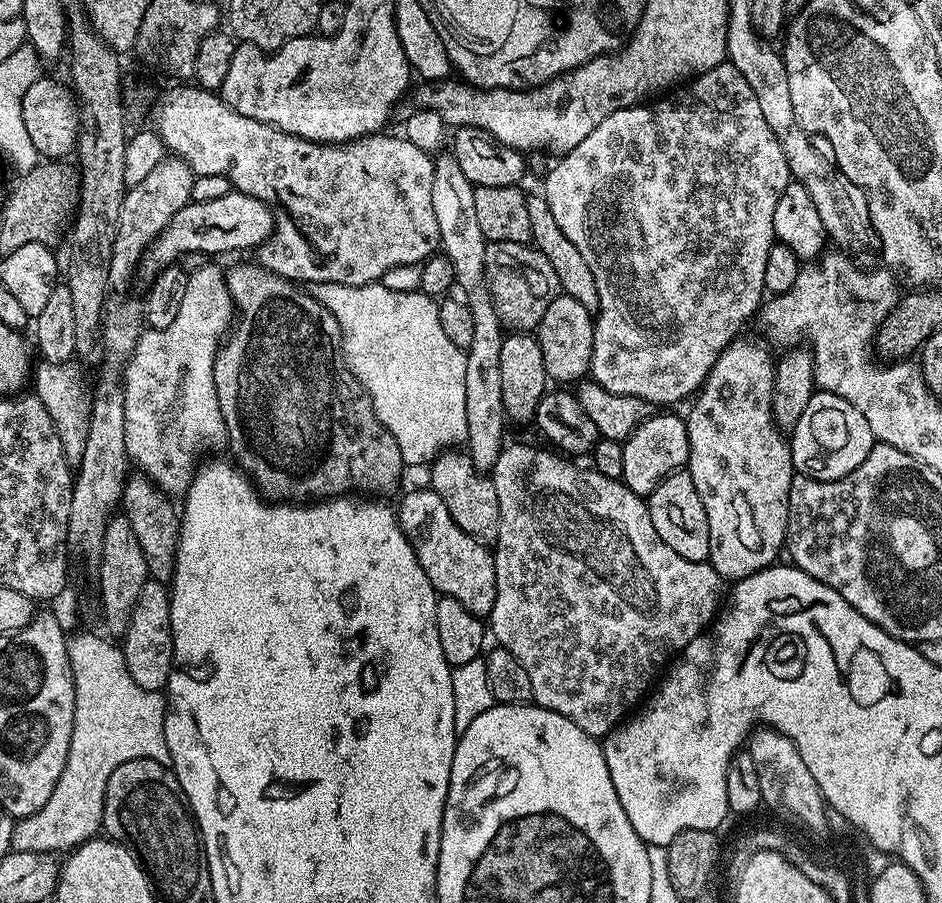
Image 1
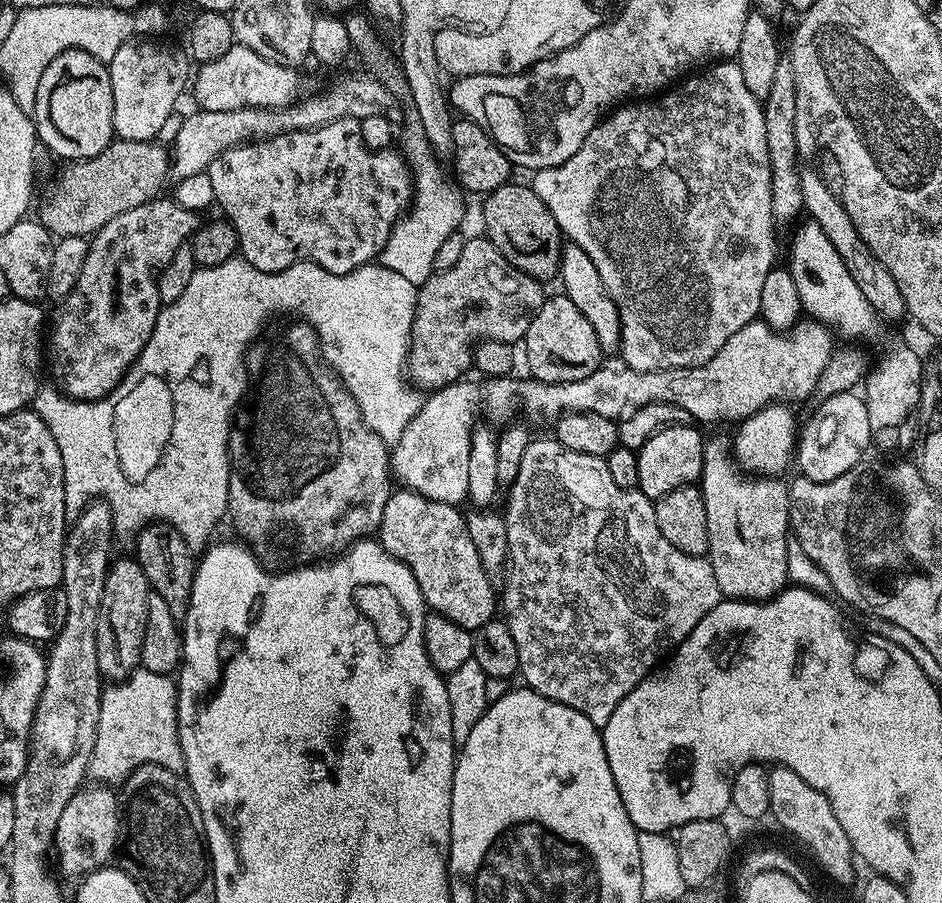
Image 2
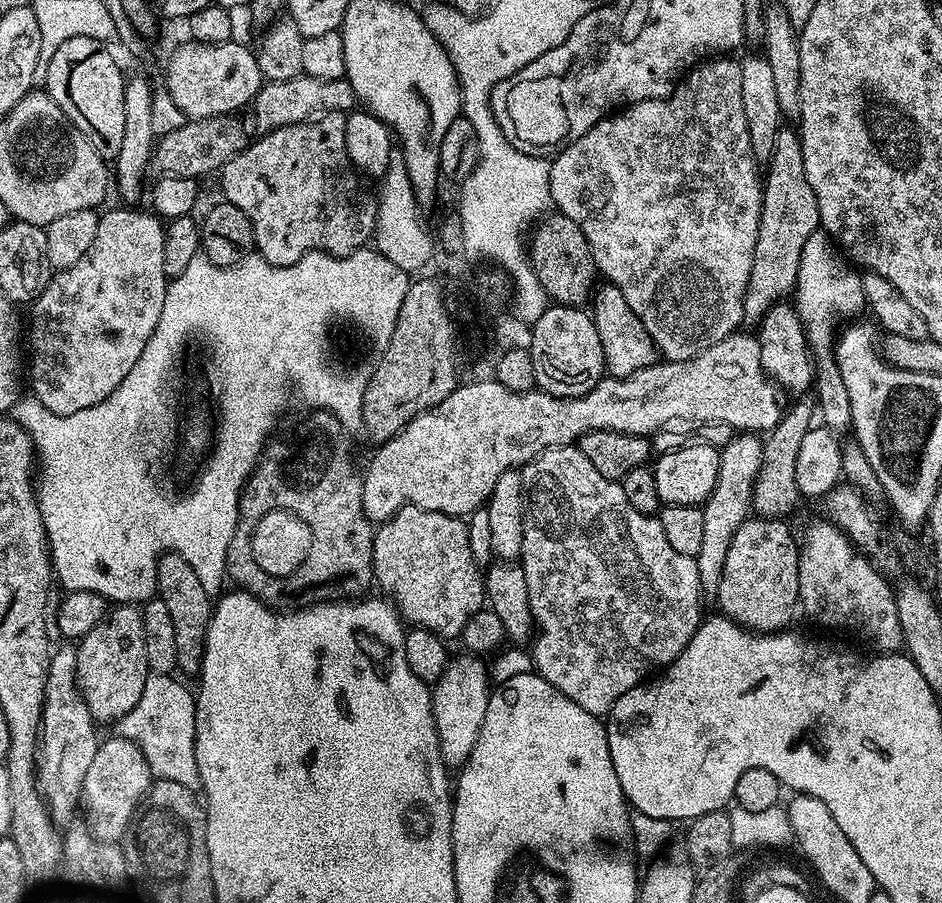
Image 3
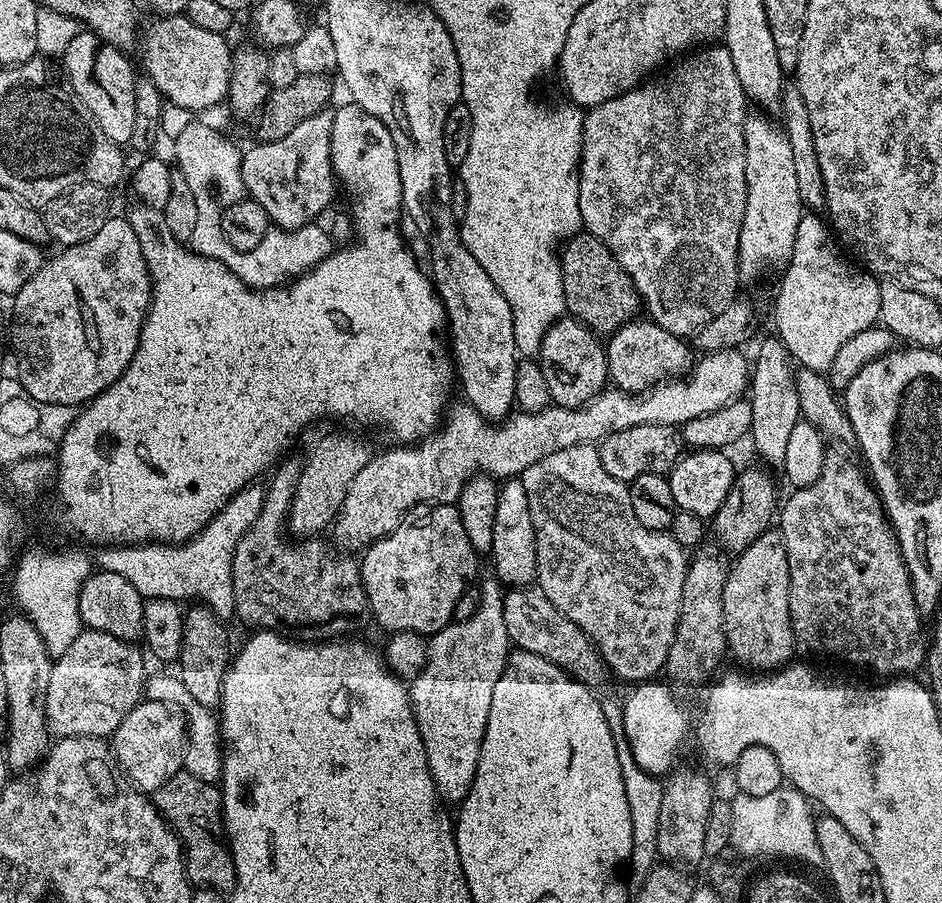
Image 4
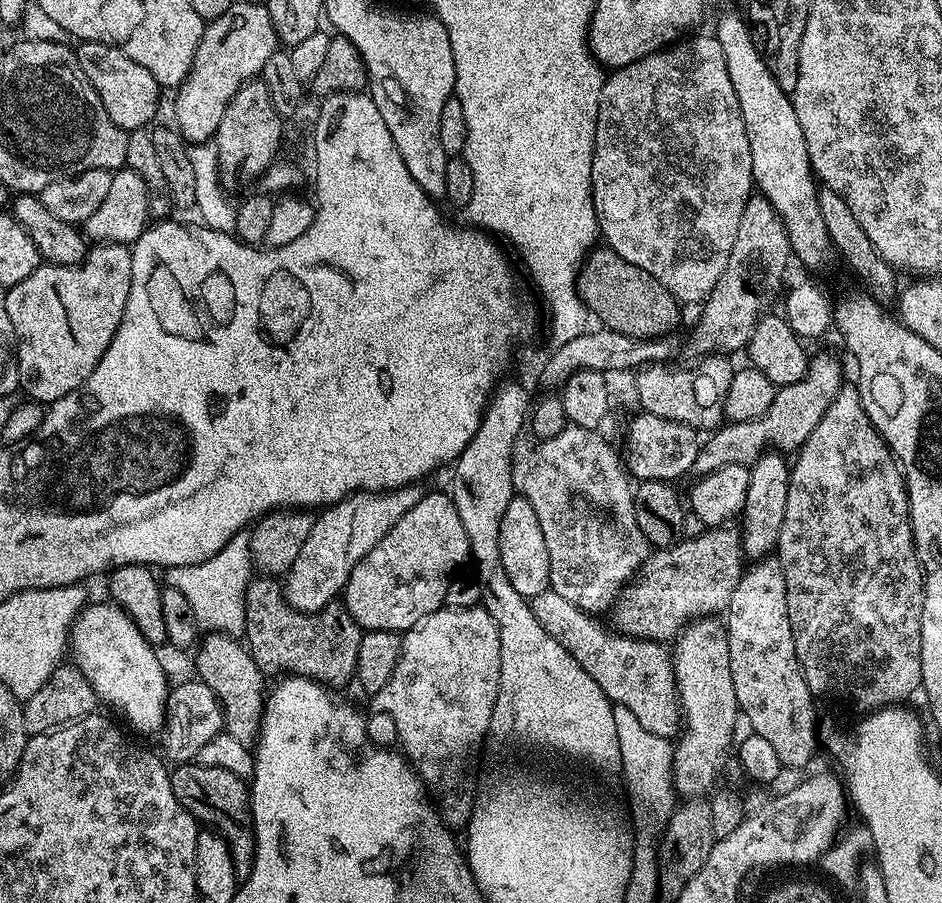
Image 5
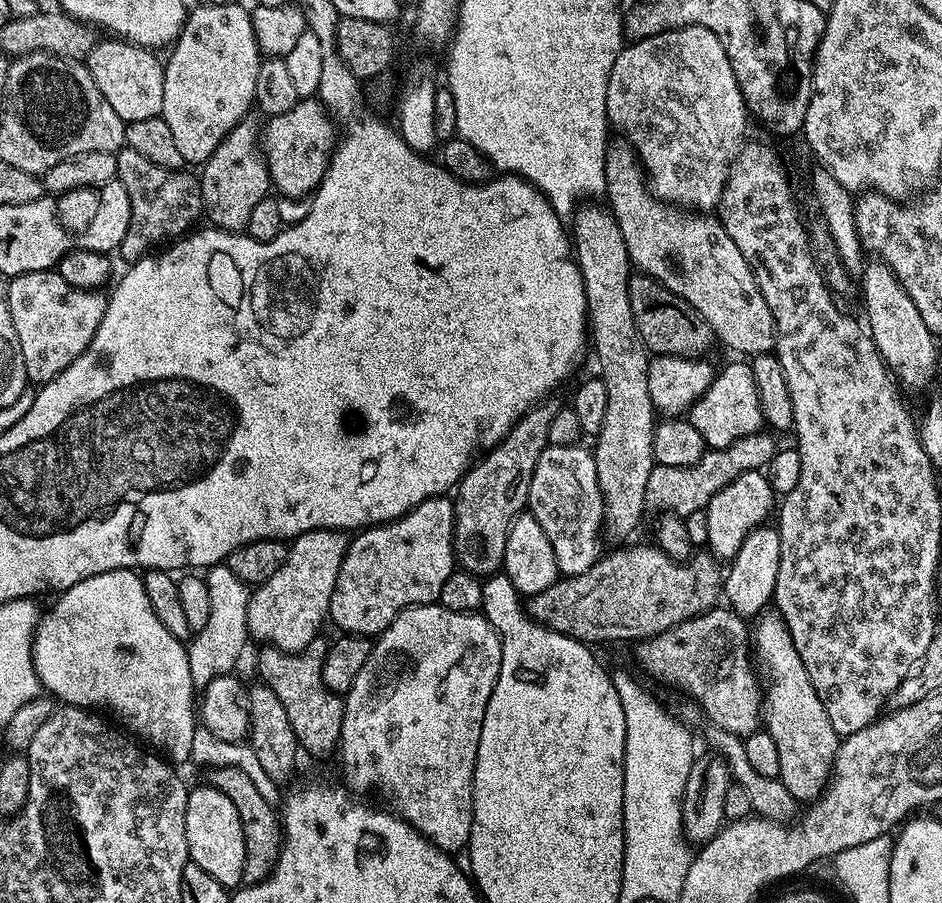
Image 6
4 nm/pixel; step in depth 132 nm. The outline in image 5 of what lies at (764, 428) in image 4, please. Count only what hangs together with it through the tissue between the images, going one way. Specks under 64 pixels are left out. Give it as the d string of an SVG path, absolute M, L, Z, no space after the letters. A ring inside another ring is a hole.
M765 450L754 463L750 465L748 468L748 473L750 474L750 486L746 490L746 502L744 503L744 510L742 513L742 521L744 520L744 524L741 523L739 525L740 529L740 542L744 545L744 555L747 557L749 561L755 562L761 558L767 557L769 553L775 549L776 543L778 542L778 538L780 537L780 531L782 530L782 517L786 515L786 494L790 494L790 464L787 459L781 453L775 450Z

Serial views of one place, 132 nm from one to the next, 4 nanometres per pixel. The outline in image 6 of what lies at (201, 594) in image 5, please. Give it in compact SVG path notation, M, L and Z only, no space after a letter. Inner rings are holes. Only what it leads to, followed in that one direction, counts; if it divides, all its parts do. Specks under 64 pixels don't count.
M227 563L217 564L206 572L208 589L210 590L210 618L200 632L193 635L187 645L188 661L193 685L203 686L209 684L214 678L227 676L240 660L244 647L250 644L248 634L248 598L249 585L240 581L238 575L228 568Z

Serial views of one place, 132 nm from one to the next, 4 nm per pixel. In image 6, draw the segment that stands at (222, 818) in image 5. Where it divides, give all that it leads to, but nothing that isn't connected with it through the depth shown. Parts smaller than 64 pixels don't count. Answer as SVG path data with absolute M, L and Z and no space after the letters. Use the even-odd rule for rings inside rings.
M220 767L207 769L205 780L211 787L220 789L238 810L242 830L246 838L246 862L244 863L244 884L261 884L265 878L271 874L272 867L280 859L280 846L282 843L282 820L277 809L266 798L262 798L262 793L254 787L254 782L242 774L242 770L237 767Z

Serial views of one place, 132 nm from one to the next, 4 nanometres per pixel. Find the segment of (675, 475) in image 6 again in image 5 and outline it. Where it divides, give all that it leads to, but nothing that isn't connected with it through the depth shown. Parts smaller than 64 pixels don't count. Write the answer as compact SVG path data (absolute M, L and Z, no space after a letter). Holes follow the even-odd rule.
M820 352L817 356L815 353L808 361L808 370L808 375L802 377L798 382L782 384L777 387L774 402L770 402L770 410L766 410L766 414L762 414L758 418L750 418L746 422L721 423L720 427L709 435L712 437L701 443L698 458L694 458L692 472L697 477L702 477L714 470L722 470L722 466L734 466L735 464L750 466L765 450L771 448L781 454L799 452L806 442L806 438L810 438L810 434L814 434L814 426L818 426L818 422L822 422L822 414L826 414L830 402L834 402L834 398L846 384L844 368L840 365L839 358L832 352Z

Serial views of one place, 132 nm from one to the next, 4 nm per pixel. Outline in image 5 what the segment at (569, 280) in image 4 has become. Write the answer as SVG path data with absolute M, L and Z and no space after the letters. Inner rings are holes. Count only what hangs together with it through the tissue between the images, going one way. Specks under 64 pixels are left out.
M597 246L589 252L576 279L576 292L588 307L593 317L600 319L603 327L611 332L626 334L630 338L649 340L664 336L667 332L677 331L680 324L682 305L679 300L658 282L642 266L634 266L634 262L626 262L613 248Z

